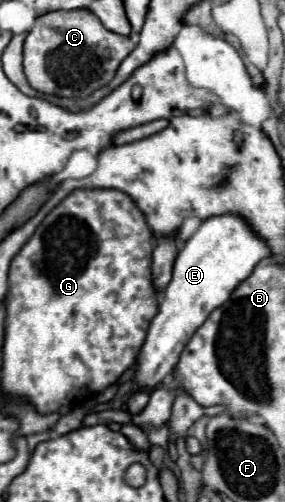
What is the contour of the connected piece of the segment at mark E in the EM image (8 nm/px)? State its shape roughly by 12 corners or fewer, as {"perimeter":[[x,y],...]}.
{"perimeter":[[240,216],[204,220],[136,358],[154,390],[216,306],[268,256]]}

